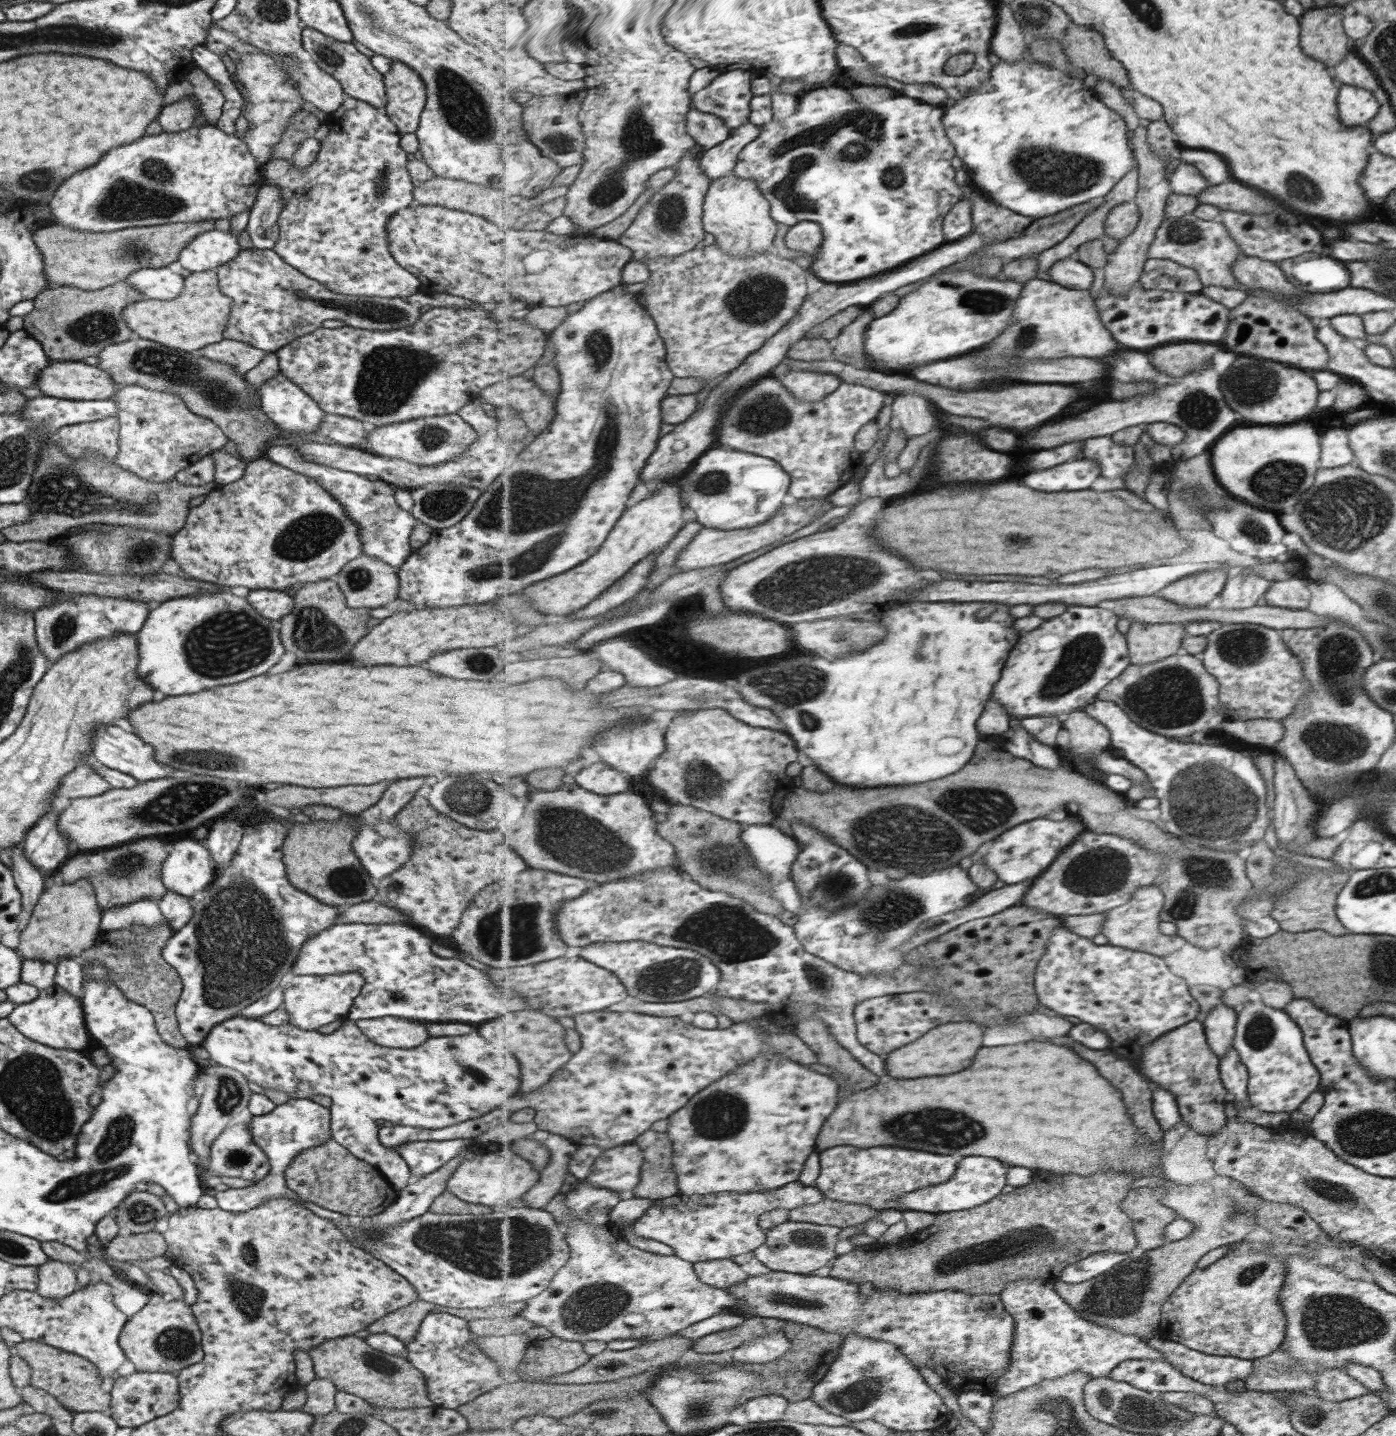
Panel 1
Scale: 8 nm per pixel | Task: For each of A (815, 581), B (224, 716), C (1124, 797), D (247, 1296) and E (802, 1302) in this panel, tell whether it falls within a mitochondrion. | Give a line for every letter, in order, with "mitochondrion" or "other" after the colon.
A: mitochondrion
B: other
C: other
D: mitochondrion
E: mitochondrion

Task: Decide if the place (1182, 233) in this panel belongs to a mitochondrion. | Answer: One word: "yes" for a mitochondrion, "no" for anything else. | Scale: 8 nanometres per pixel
yes

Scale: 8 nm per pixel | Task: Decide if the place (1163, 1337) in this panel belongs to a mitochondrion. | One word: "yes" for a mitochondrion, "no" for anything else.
no

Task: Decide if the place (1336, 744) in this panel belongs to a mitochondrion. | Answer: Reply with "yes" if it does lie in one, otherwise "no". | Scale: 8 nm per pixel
yes

